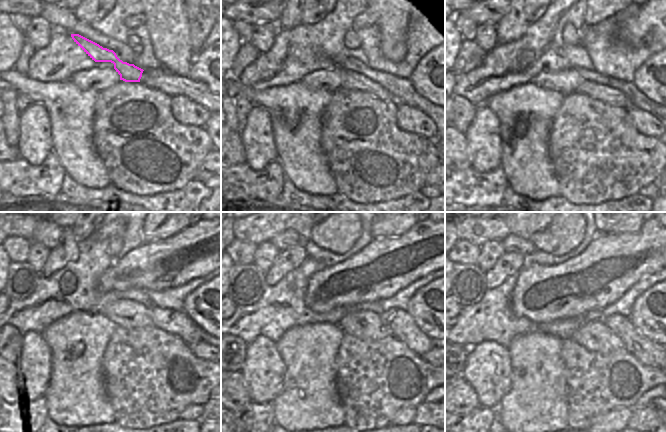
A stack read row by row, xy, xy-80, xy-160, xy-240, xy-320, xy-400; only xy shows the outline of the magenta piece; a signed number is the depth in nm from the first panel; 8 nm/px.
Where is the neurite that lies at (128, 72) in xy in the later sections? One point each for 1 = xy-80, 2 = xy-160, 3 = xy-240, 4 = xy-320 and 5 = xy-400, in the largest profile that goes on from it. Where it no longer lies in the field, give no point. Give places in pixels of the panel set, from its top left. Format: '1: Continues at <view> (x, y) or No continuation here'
1: Continues at xy-80 (351, 80)
2: Continues at xy-160 (611, 96)
3: Continues at xy-240 (177, 322)
4: Continues at xy-320 (402, 326)
5: Continues at xy-400 (648, 351).

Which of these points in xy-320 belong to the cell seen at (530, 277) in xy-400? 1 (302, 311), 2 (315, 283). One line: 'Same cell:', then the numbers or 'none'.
Same cell: 2

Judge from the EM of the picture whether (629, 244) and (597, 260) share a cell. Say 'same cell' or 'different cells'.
same cell

